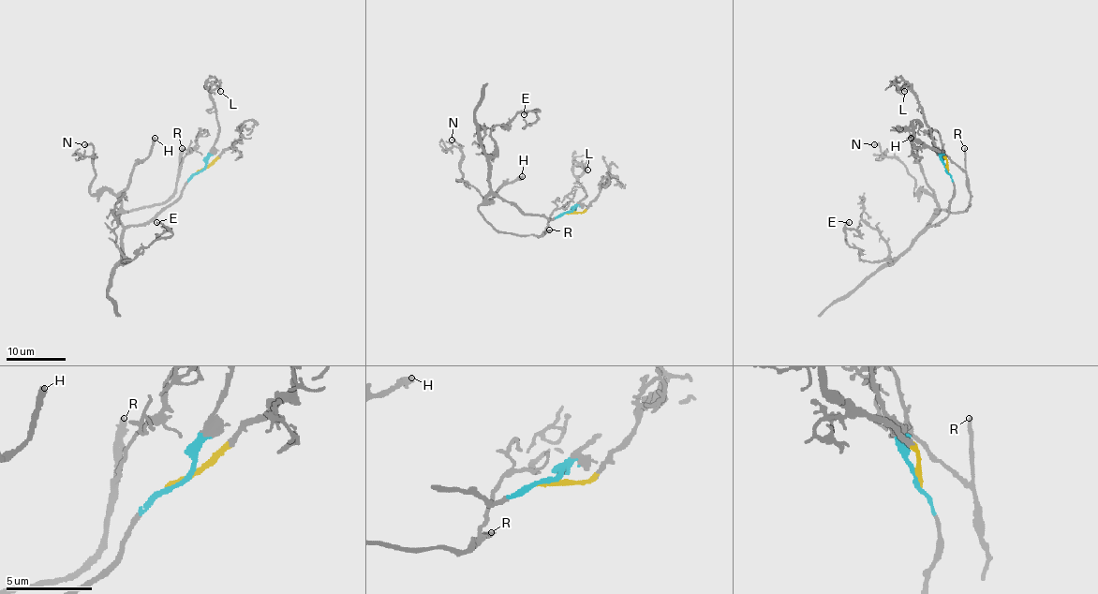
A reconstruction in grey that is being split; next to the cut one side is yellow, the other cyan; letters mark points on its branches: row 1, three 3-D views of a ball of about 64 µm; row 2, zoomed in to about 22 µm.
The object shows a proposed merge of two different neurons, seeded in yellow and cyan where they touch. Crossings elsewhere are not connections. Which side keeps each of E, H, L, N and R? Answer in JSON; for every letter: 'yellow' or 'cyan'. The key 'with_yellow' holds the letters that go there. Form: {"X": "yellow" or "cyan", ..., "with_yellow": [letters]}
{"E": "cyan", "H": "cyan", "L": "cyan", "N": "cyan", "R": "cyan", "with_yellow": []}

